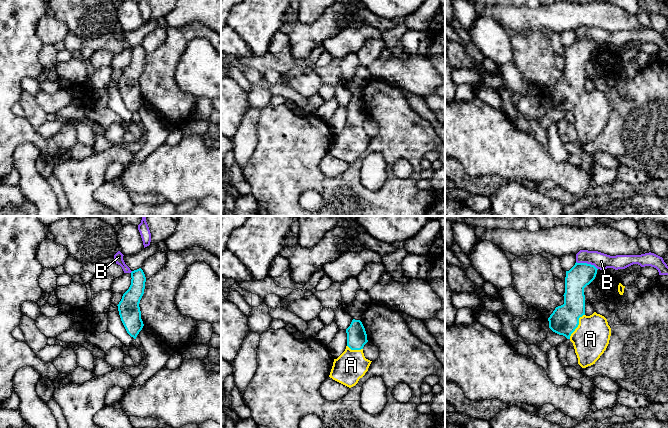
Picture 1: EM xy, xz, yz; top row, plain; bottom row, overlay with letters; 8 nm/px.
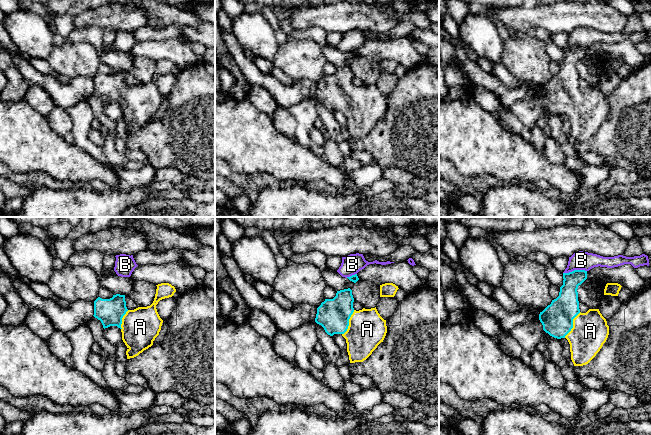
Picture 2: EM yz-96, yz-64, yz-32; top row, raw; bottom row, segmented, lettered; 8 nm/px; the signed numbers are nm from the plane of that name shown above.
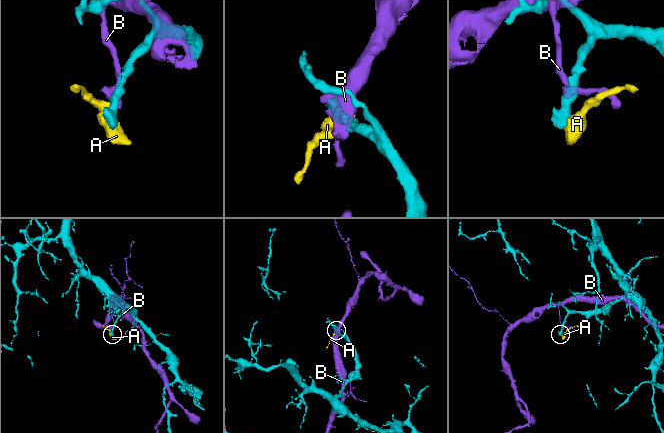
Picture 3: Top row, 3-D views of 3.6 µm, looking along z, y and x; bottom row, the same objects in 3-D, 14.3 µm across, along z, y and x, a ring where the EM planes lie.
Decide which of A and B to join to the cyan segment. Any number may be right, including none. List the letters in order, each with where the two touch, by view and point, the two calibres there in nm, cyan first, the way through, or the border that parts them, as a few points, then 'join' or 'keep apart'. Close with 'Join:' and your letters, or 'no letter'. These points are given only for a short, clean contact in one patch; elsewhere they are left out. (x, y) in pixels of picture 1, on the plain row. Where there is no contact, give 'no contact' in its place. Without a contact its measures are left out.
A: contact yz (577, 102); calibres 220 and 300 nm; way yz (564, 96), (569, 96), (577, 102), (590, 115); join
B: contact yz (586, 39); calibres 190 and 130 nm; keep apart
Join: A

